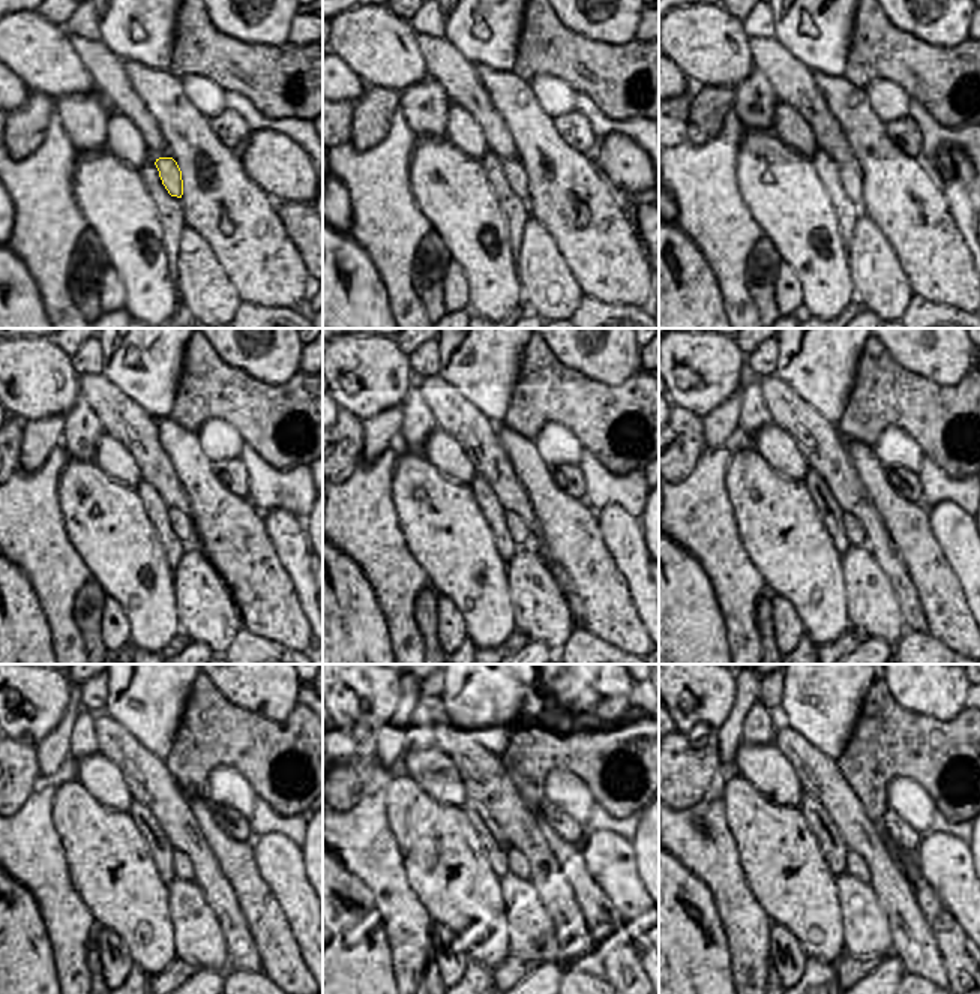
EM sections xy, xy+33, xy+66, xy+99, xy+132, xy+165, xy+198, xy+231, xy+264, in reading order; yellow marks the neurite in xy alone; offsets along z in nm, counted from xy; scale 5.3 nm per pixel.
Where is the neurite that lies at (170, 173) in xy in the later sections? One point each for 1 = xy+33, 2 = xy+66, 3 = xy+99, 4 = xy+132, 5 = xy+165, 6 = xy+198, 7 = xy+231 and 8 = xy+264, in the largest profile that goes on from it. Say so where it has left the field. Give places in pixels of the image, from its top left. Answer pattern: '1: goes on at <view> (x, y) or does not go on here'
1: goes on at xy+33 (517, 176)
2: goes on at xy+66 (850, 176)
3: goes on at xy+99 (183, 523)
4: goes on at xy+132 (521, 531)
5: goes on at xy+165 (856, 532)
6: goes on at xy+198 (183, 867)
7: goes on at xy+231 (520, 865)
8: goes on at xy+264 (857, 868)

